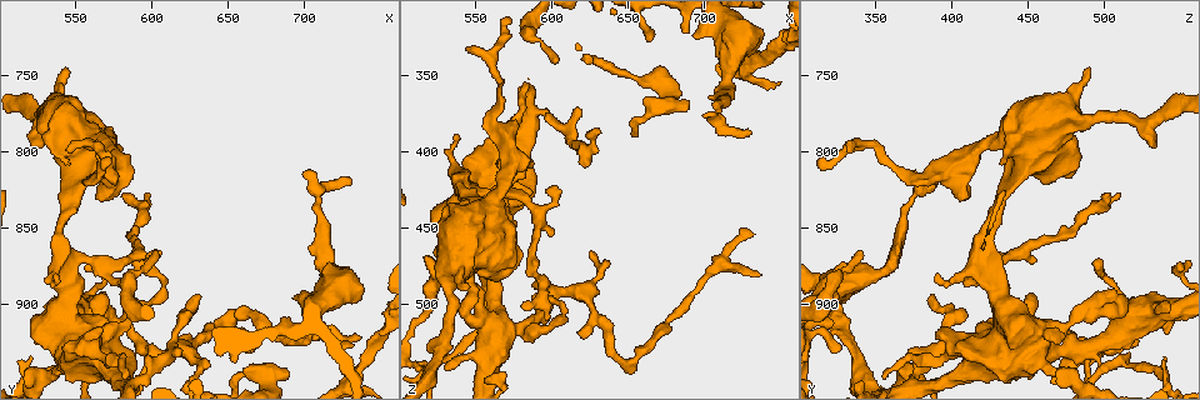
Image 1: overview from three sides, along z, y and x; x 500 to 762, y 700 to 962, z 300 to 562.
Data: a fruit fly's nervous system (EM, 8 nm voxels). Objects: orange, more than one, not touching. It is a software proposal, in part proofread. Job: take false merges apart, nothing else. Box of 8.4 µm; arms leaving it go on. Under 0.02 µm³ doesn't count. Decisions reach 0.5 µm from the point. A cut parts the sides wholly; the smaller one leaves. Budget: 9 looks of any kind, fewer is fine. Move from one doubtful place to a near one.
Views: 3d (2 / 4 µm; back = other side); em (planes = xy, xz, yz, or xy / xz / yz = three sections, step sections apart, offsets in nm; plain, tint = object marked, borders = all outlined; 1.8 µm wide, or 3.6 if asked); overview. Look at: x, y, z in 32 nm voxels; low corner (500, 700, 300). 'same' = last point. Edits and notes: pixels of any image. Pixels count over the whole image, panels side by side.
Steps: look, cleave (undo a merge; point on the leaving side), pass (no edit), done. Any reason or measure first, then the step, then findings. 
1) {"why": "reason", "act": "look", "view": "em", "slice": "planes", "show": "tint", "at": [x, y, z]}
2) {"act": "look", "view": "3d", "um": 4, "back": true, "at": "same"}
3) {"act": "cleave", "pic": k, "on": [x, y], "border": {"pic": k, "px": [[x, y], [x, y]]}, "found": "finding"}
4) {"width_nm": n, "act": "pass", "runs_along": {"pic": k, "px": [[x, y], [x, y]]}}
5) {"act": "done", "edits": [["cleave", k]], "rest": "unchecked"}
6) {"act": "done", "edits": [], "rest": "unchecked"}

{"why": "sudden change in width", "act": "look", "view": "em", "um": 3.6, "slice": "planes", "show": "borders", "at": [546, 784, 454]}

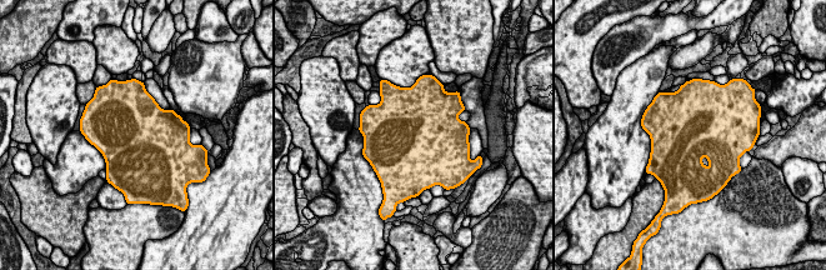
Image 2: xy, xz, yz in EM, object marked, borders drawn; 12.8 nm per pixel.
{"act": "pass", "found": "all the same neuron"}

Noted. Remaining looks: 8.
{"why": "touches itself", "act": "look", "view": "em", "slice": "planes", "show": "tint", "at": [546, 906, 482]}

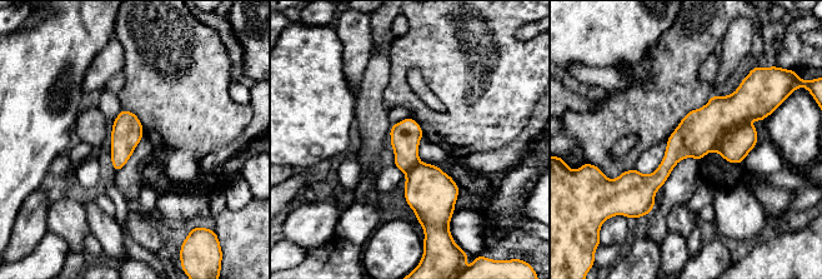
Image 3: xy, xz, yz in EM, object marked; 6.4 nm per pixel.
{"act": "pass", "found": "one neuron here"}

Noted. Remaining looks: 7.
{"why": "calibre changes", "act": "look", "view": "3d", "um": 2, "at": [584, 890, 320]}

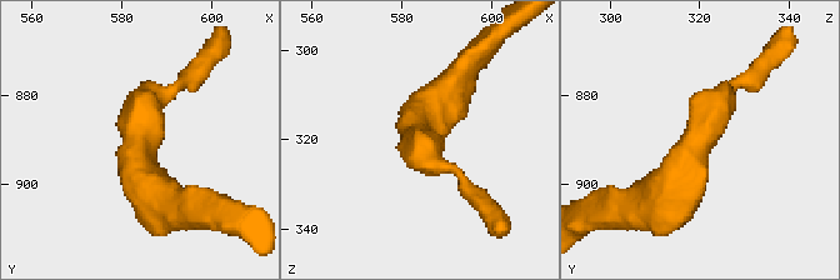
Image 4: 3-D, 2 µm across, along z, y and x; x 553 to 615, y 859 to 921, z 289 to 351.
{"why": "now the EM", "act": "look", "view": "em", "slice": "xy", "step": 4, "show": "tint", "at": [585, 890, 321]}

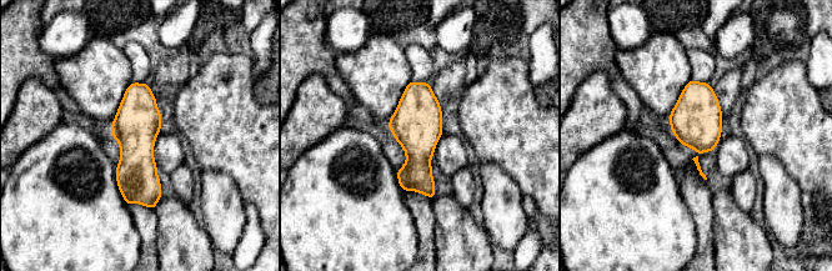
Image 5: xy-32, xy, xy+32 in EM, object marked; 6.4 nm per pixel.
{"why": "another direction", "act": "look", "view": "em", "slice": "planes", "show": "tint", "at": "same"}

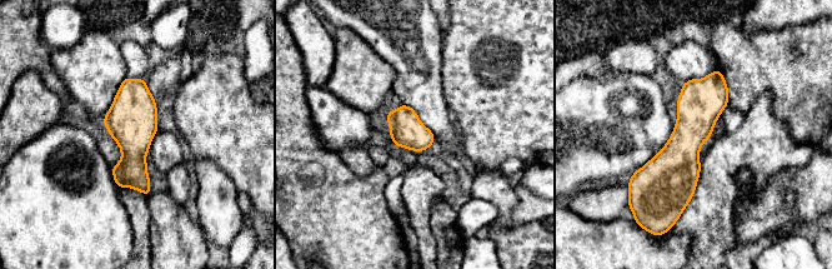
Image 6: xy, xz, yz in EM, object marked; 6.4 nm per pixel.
{"width_nm": 220, "act": "pass", "runs_along": {"pic": 6, "px": [[717, 74], [676, 167], [676, 208]]}, "found": "one neuron here"}

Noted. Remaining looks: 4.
{"why": "thin neck", "act": "look", "view": "em", "slice": "xz", "step": 4, "show": "tint", "at": [708, 828, 376]}

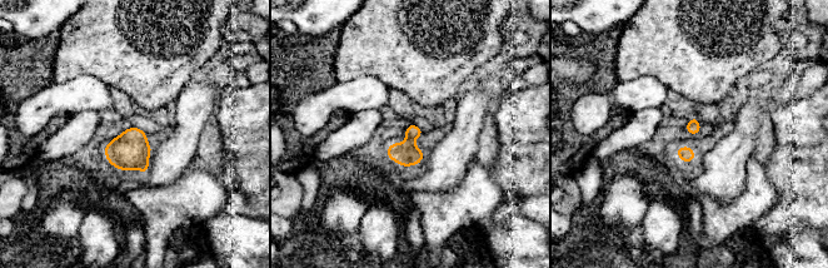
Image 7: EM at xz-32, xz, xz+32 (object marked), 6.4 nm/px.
{"why": "cut it another way", "act": "look", "view": "em", "slice": "planes", "show": "tint", "at": "same"}

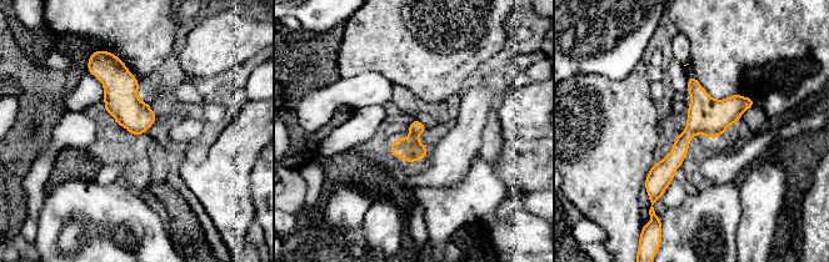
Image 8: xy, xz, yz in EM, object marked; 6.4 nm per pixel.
{"width_nm": 160, "act": "pass", "runs_along": {"pic": 8, "px": [[749, 100], [684, 137], [655, 195]]}, "found": "one neuron here"}

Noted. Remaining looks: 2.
{"act": "done", "edits": [], "rest": "unchecked"}

